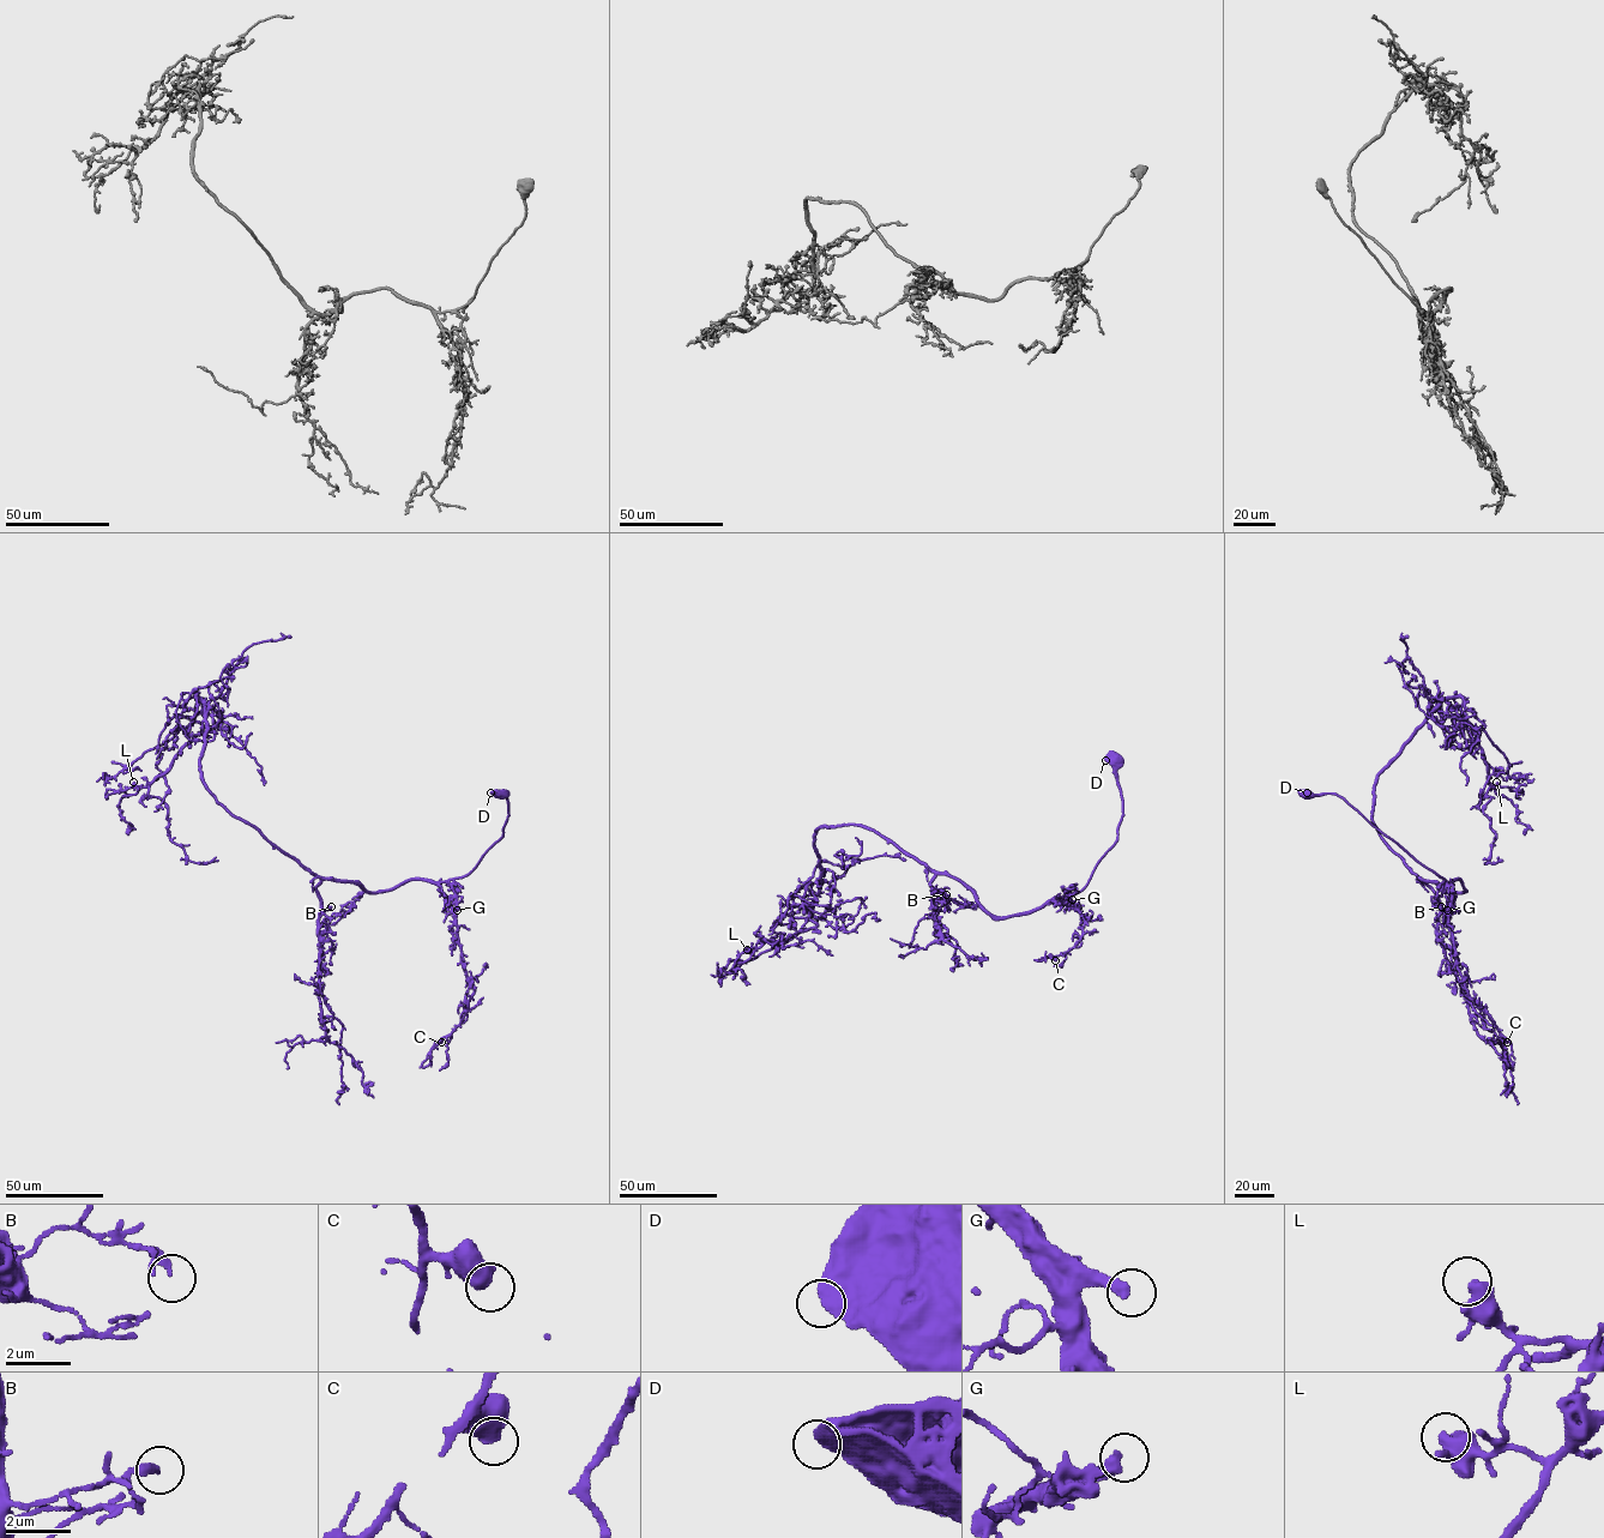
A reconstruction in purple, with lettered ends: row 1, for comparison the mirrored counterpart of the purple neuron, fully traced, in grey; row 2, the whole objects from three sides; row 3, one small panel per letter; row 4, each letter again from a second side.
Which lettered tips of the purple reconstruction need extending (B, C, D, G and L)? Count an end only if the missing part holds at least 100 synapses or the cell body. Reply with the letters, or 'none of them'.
G

